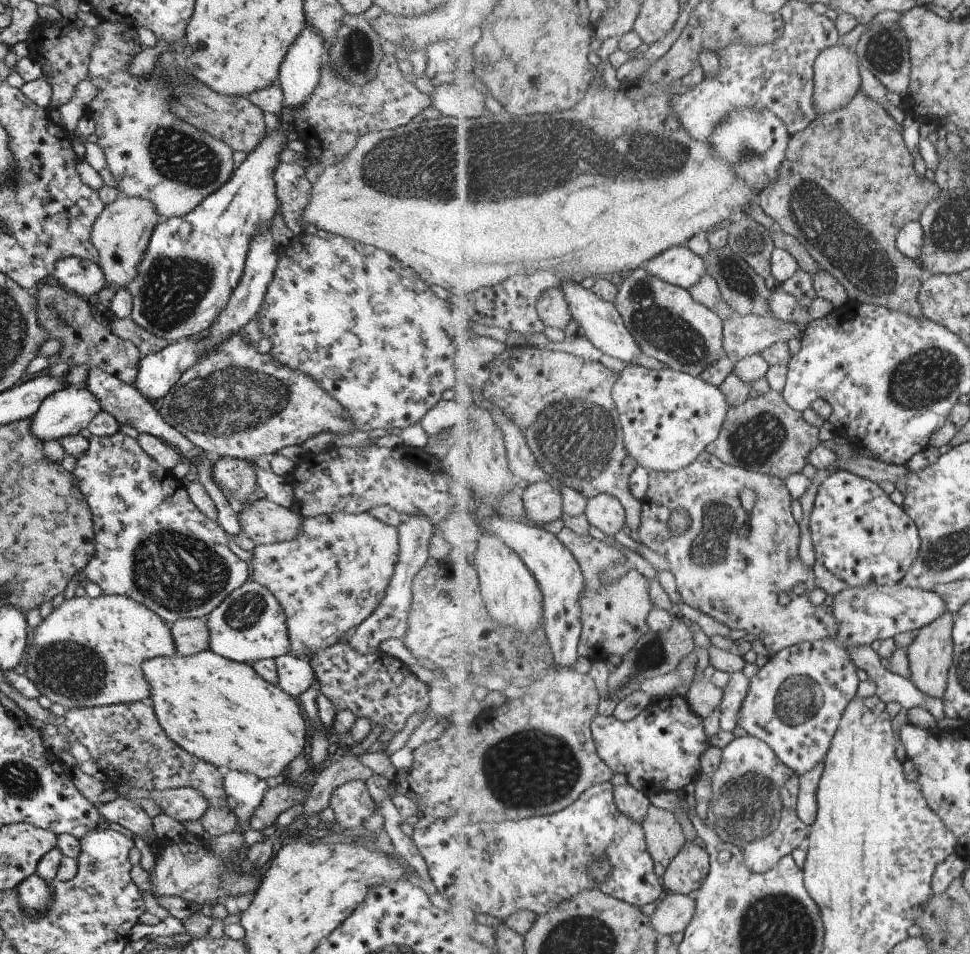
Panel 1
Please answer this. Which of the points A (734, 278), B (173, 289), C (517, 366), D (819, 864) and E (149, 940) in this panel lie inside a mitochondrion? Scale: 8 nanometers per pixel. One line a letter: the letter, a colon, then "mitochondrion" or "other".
A: mitochondrion
B: mitochondrion
C: other
D: other
E: other

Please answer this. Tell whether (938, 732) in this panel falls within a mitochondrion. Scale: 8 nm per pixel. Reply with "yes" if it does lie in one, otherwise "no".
no

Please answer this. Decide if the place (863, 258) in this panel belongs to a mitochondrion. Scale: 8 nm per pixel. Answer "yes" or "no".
yes

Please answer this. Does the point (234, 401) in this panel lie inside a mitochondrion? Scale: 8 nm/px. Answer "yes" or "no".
yes

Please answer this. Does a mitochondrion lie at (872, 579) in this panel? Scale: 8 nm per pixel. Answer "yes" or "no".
no

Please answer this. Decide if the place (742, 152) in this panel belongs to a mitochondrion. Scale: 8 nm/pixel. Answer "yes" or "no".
yes

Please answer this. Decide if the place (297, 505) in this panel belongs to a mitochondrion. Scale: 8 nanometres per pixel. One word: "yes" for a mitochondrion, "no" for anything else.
no

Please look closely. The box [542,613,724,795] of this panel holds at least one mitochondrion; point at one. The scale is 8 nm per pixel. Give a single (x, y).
(651, 656)

